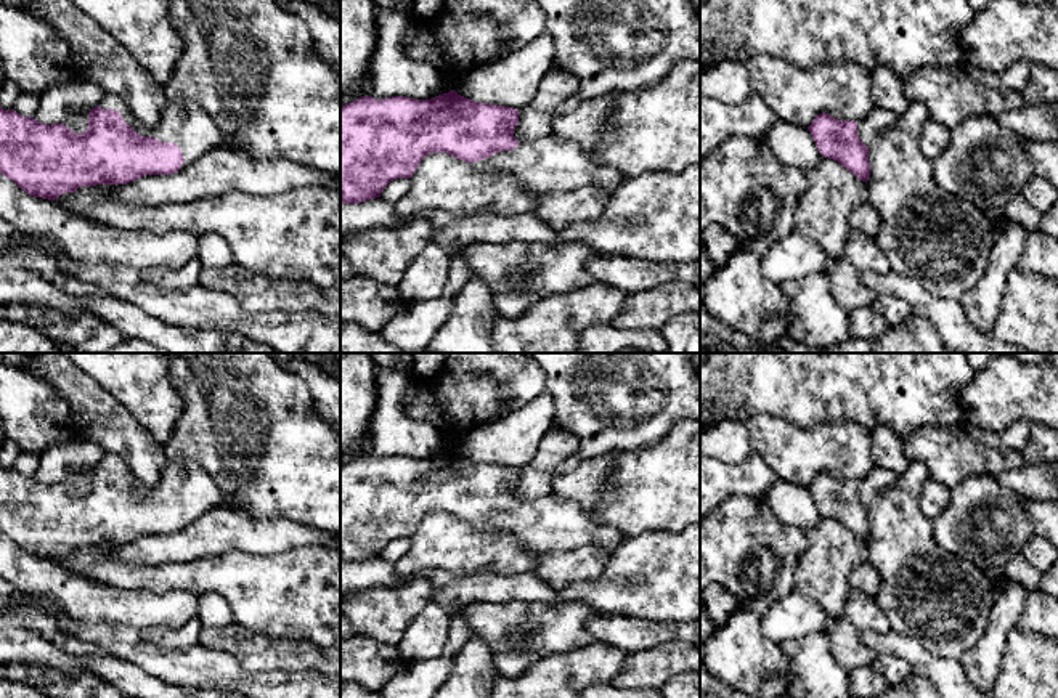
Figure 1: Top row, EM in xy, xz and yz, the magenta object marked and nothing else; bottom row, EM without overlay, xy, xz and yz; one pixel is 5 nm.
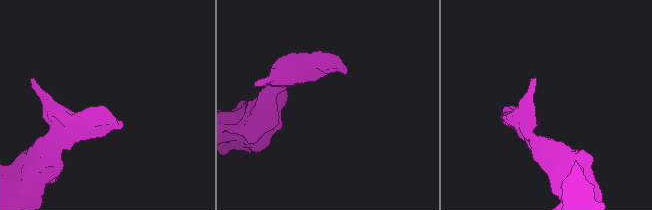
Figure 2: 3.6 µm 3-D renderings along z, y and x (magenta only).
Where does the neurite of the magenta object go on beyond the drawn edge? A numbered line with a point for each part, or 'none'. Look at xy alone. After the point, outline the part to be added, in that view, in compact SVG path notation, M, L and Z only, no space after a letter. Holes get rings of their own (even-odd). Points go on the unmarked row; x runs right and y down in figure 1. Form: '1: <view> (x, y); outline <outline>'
1: xy (188, 485); outline M106 454L98 465L101 469L119 470L125 483L141 496L151 496L162 502L175 502L181 509L185 523L188 525L207 510L228 505L226 497L212 477L196 462L165 461L161 480L153 486L141 483L117 456Z

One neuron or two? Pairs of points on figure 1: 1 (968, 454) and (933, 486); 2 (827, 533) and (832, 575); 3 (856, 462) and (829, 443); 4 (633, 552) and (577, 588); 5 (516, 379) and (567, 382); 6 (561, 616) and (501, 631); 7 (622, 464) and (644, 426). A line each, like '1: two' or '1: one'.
1: two
2: one
3: one
4: one
5: two
6: one
7: two

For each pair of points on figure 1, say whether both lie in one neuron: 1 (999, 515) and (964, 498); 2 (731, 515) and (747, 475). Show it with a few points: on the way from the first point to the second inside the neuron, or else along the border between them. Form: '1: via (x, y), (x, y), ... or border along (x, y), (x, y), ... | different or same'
1: via (999, 504), (975, 499) | same
2: border along (763, 498), (729, 496), (716, 507) | different

